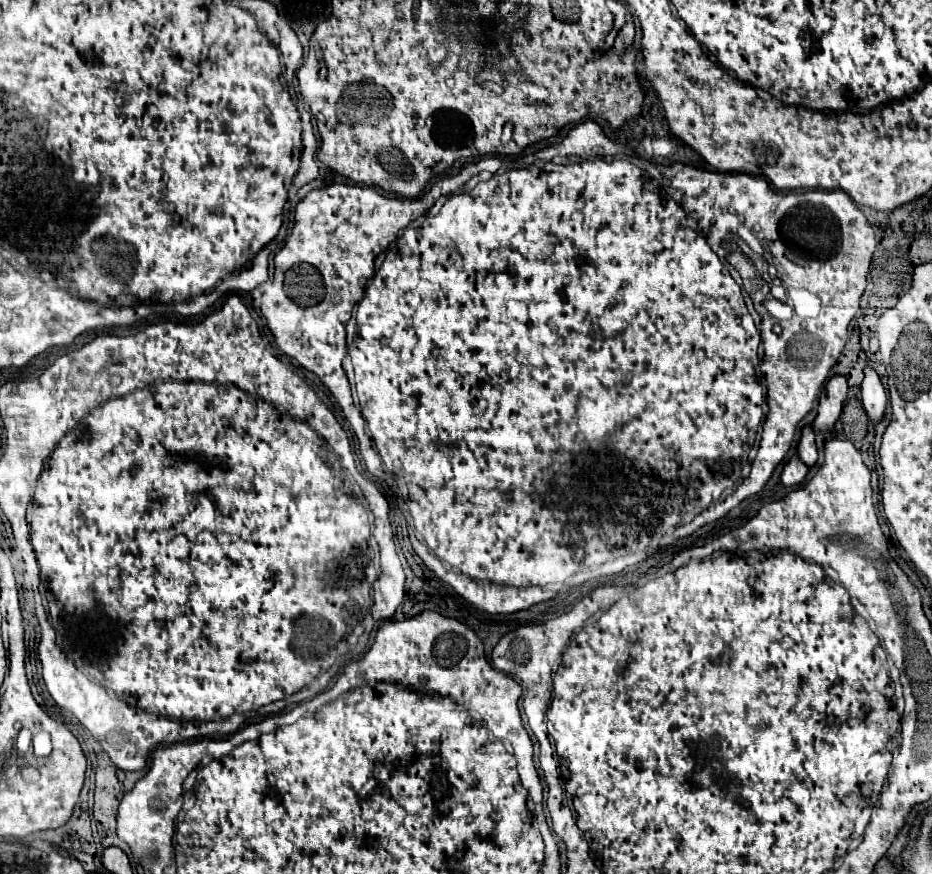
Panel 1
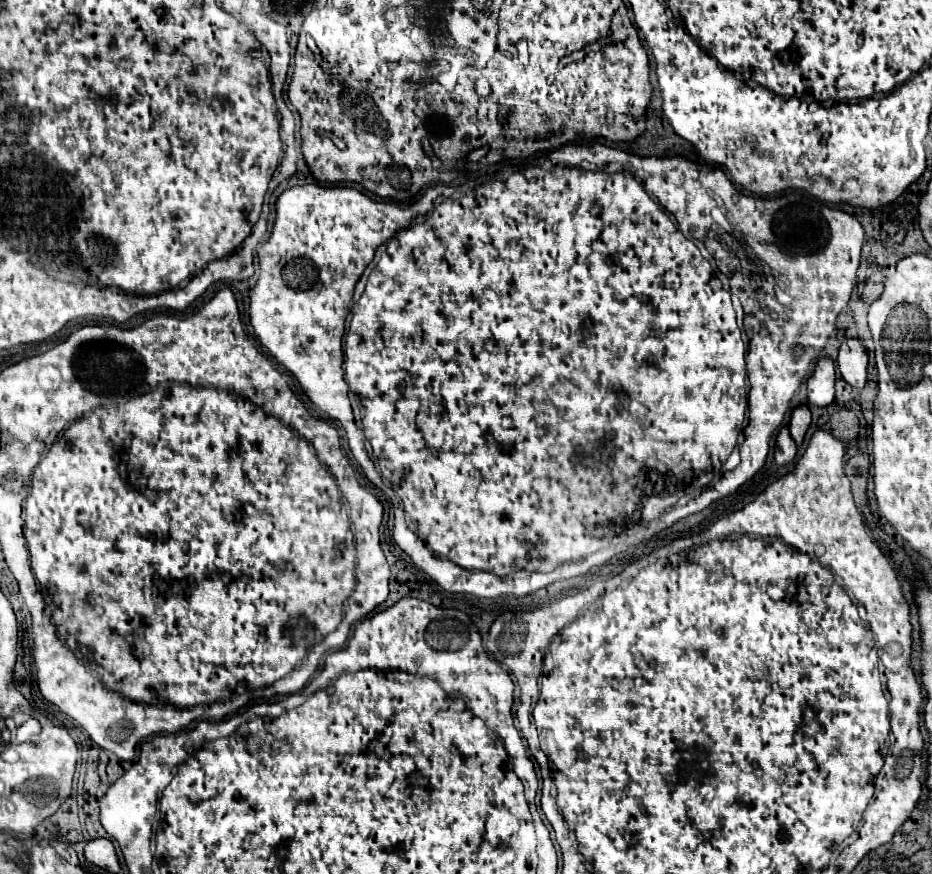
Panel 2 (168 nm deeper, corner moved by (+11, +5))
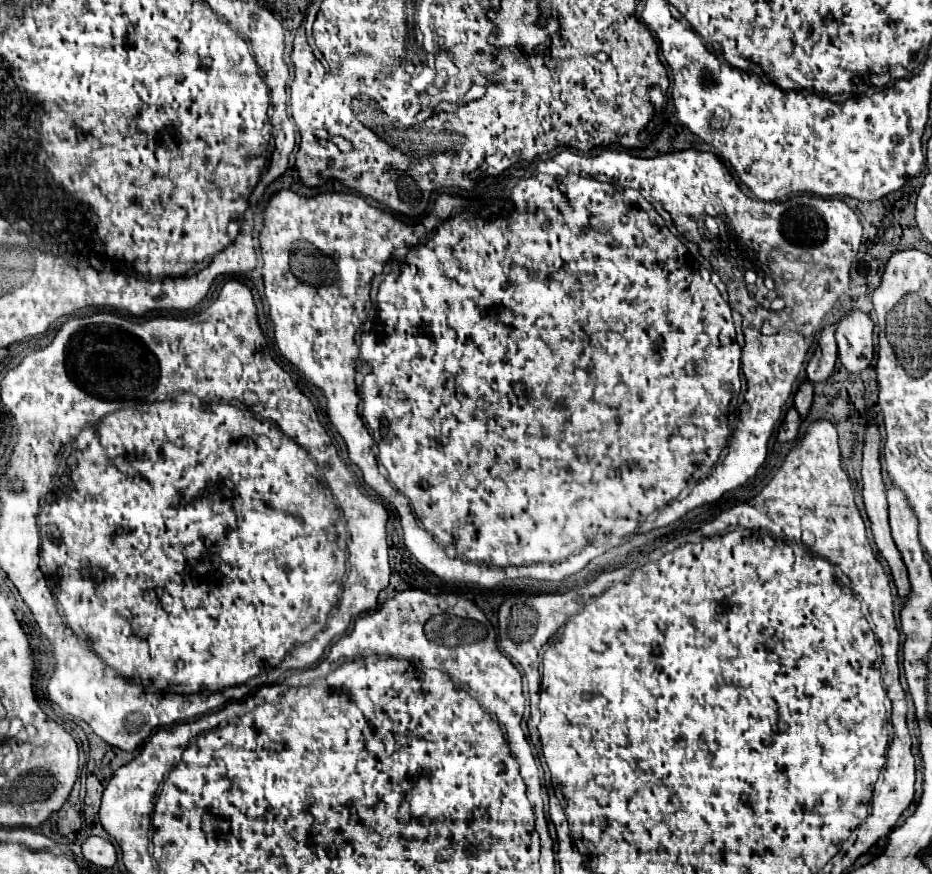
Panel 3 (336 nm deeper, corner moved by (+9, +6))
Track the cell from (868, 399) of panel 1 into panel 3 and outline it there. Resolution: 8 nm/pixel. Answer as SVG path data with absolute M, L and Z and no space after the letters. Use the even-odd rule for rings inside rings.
M860 311L850 313L838 323L836 327L838 357L850 373L862 373L864 369L868 369L874 357L872 331L874 325L870 317Z

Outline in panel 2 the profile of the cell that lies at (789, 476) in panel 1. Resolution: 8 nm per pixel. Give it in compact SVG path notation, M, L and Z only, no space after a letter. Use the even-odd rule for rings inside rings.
M784 426L776 438L776 450L774 450L776 464L780 464L780 466L788 464L794 460L794 456L796 456L796 442L792 440L788 426Z

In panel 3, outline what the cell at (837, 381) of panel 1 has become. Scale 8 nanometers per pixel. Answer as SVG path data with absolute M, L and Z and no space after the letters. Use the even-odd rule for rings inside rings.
M834 327L822 329L818 349L814 351L812 359L808 361L806 373L808 373L808 379L812 383L826 381L834 371L834 363L838 359L838 345L836 345L836 339L834 339L834 331L836 331Z

